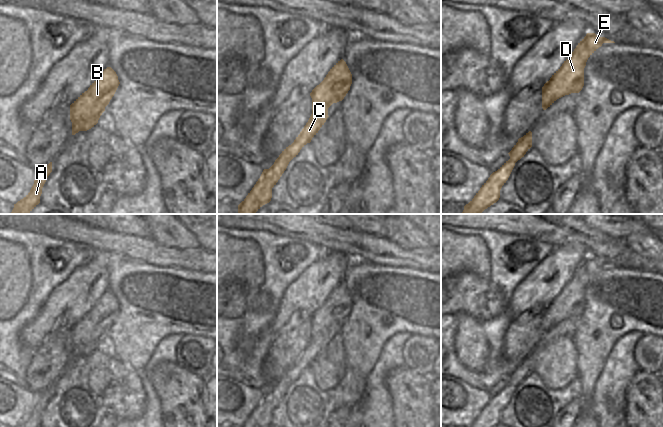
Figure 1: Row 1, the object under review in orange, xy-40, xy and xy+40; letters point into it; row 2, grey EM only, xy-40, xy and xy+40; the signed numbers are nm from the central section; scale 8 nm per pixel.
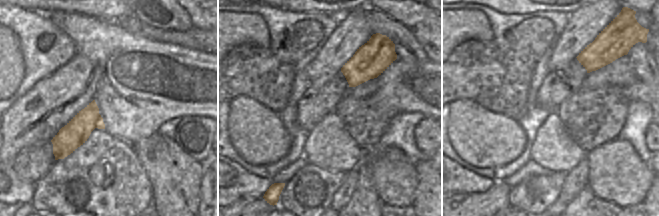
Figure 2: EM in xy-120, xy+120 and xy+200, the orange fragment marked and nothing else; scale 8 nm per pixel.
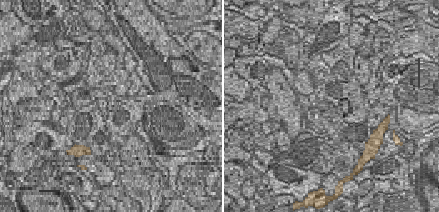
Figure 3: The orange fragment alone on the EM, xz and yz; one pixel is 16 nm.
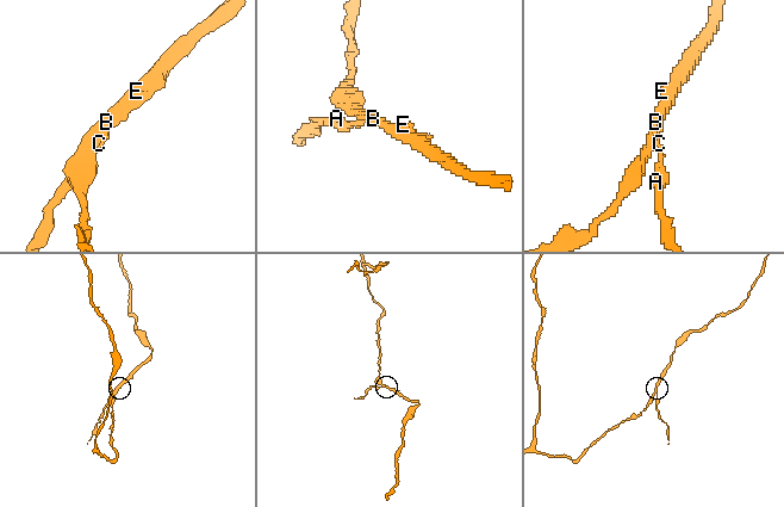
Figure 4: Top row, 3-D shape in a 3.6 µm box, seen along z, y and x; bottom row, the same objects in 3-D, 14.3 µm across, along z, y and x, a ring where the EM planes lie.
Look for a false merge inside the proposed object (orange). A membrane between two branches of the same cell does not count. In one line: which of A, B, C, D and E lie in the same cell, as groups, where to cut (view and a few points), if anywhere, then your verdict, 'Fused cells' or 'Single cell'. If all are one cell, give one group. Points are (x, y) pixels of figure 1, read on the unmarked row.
Groups: A / B C D E. Split along xy (279, 380), (284, 380), (290, 384). Fused cells

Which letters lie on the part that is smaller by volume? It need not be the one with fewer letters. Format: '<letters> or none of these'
A

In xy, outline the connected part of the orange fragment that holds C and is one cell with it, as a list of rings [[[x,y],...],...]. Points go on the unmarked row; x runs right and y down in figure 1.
[[[341,283],[328,296],[324,304],[317,309],[310,320],[312,322],[312,338],[294,366],[286,371],[279,381],[285,381],[290,385],[298,379],[300,374],[310,367],[326,346],[328,332],[339,325],[342,325],[352,308],[352,298]]]

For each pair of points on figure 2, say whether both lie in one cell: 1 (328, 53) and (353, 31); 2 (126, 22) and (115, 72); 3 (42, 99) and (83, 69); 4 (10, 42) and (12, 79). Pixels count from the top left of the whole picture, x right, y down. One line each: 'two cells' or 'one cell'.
1: one cell
2: two cells
3: one cell
4: one cell

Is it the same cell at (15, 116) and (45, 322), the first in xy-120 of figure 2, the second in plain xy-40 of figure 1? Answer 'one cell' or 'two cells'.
one cell

